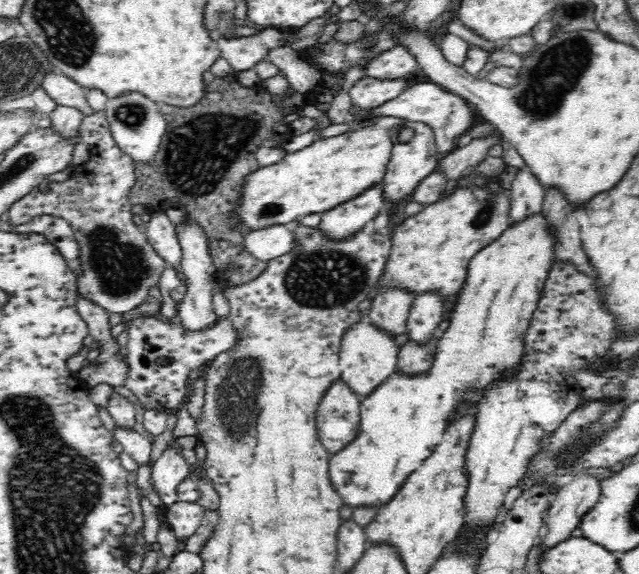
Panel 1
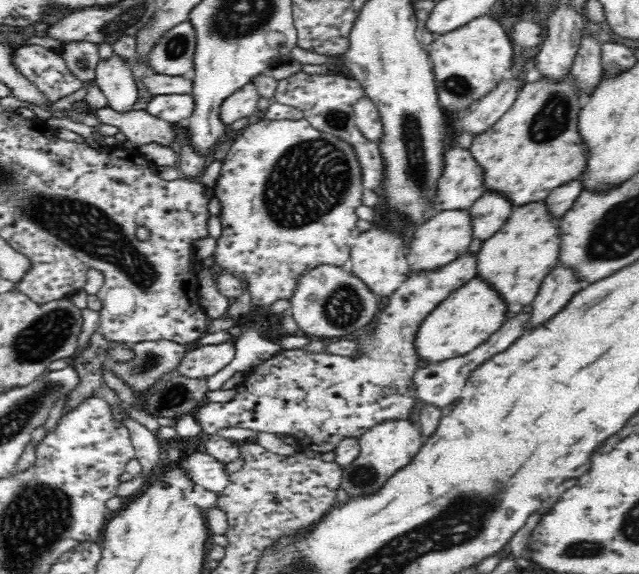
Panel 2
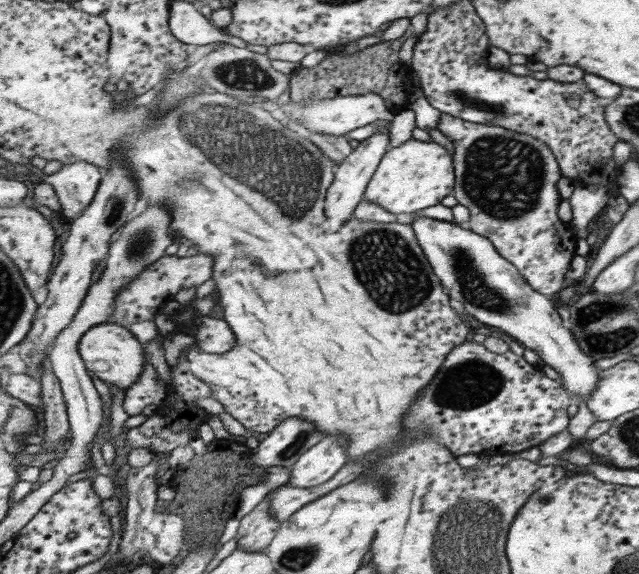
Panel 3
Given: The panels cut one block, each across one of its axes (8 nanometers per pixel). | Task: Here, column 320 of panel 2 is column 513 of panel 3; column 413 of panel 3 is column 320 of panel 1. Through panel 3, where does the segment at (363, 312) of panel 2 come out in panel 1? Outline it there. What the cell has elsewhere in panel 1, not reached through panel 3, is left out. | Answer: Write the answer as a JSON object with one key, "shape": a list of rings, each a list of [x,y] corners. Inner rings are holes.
{"shape":[[[383,182],[370,185],[362,194],[336,208],[323,213],[318,228],[324,229],[329,236],[343,240],[343,237],[358,232],[367,222],[378,215],[384,206],[385,187]]]}

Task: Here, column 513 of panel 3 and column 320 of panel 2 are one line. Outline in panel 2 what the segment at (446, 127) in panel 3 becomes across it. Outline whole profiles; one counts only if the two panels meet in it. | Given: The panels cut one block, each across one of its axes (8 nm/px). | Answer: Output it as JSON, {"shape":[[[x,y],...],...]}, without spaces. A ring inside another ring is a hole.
{"shape":[[[305,119],[301,120],[267,120],[246,125],[242,134],[234,140],[222,163],[222,174],[213,187],[214,196],[221,202],[221,237],[217,240],[216,252],[213,254],[215,262],[224,270],[247,282],[251,302],[256,309],[266,310],[280,299],[290,298],[294,292],[294,280],[304,269],[314,268],[318,264],[344,265],[349,259],[351,249],[355,246],[357,236],[361,233],[357,228],[358,215],[356,208],[362,206],[362,192],[366,190],[362,179],[362,167],[357,157],[357,151],[350,142],[329,134],[318,131]]]}

